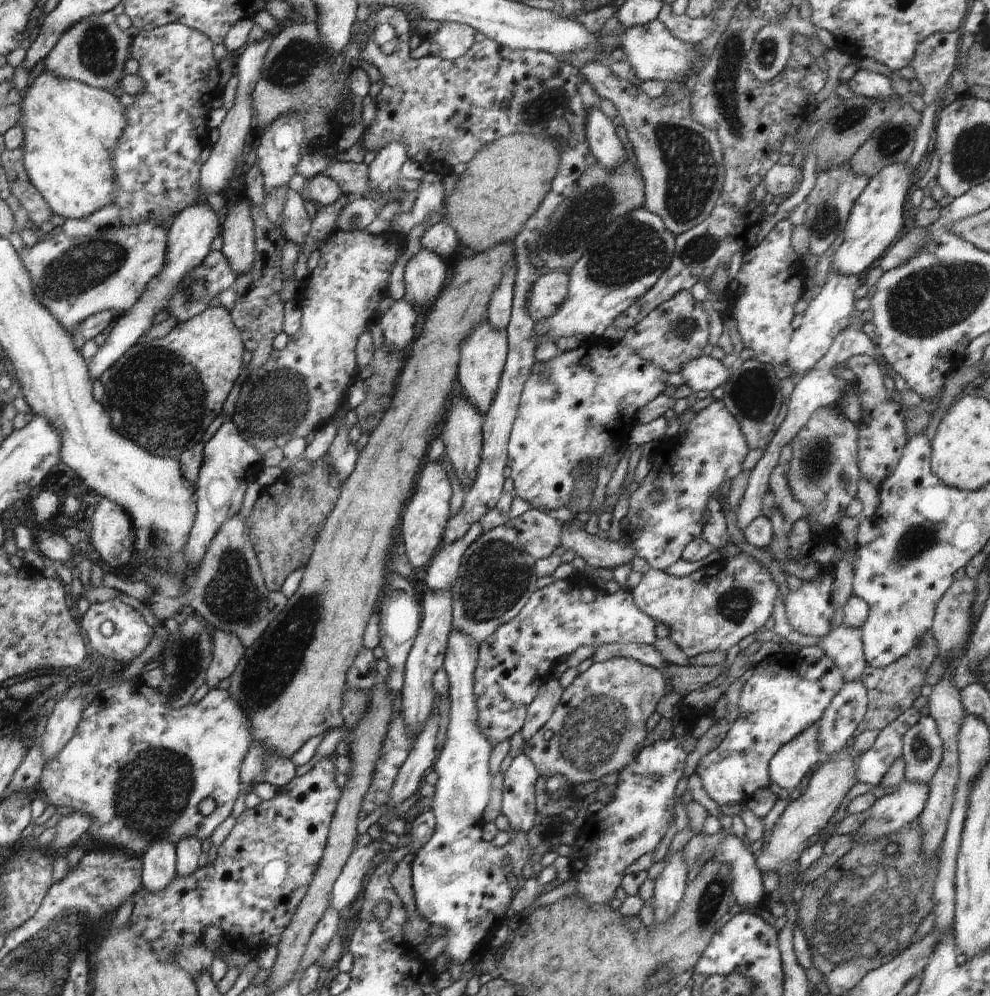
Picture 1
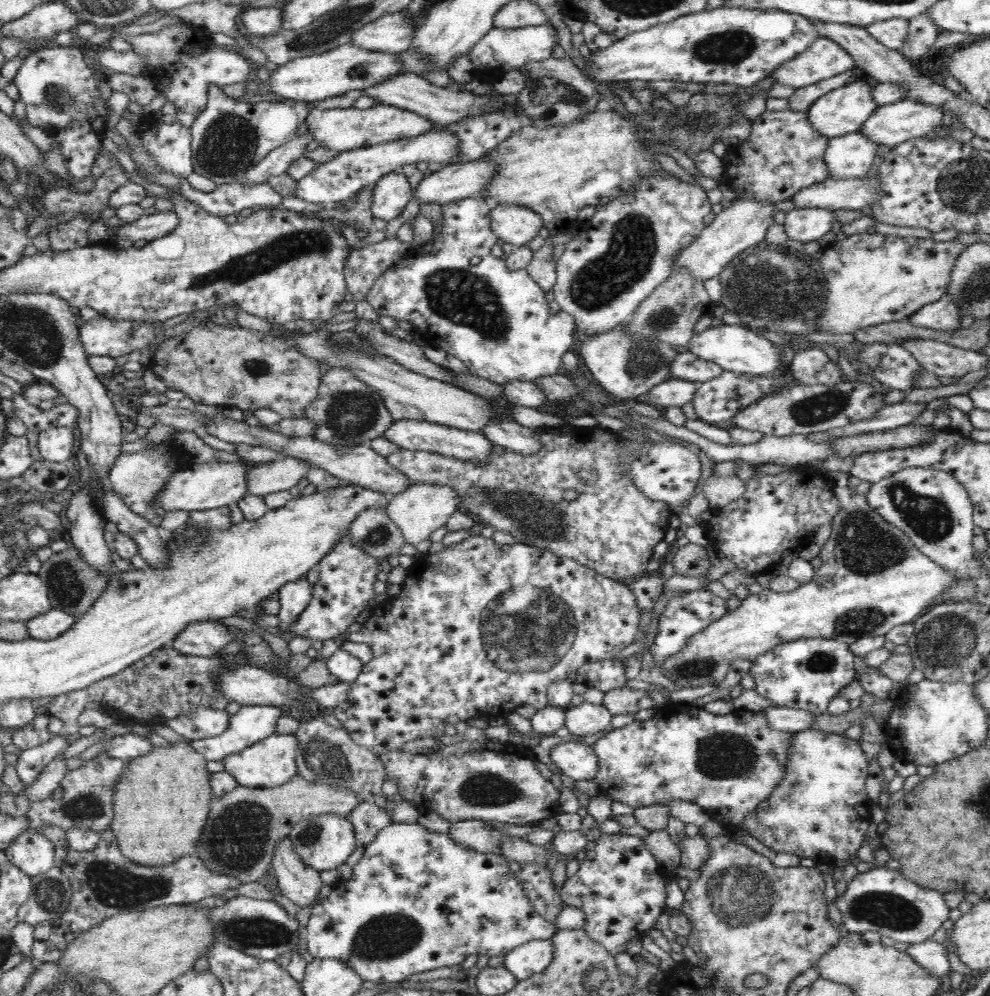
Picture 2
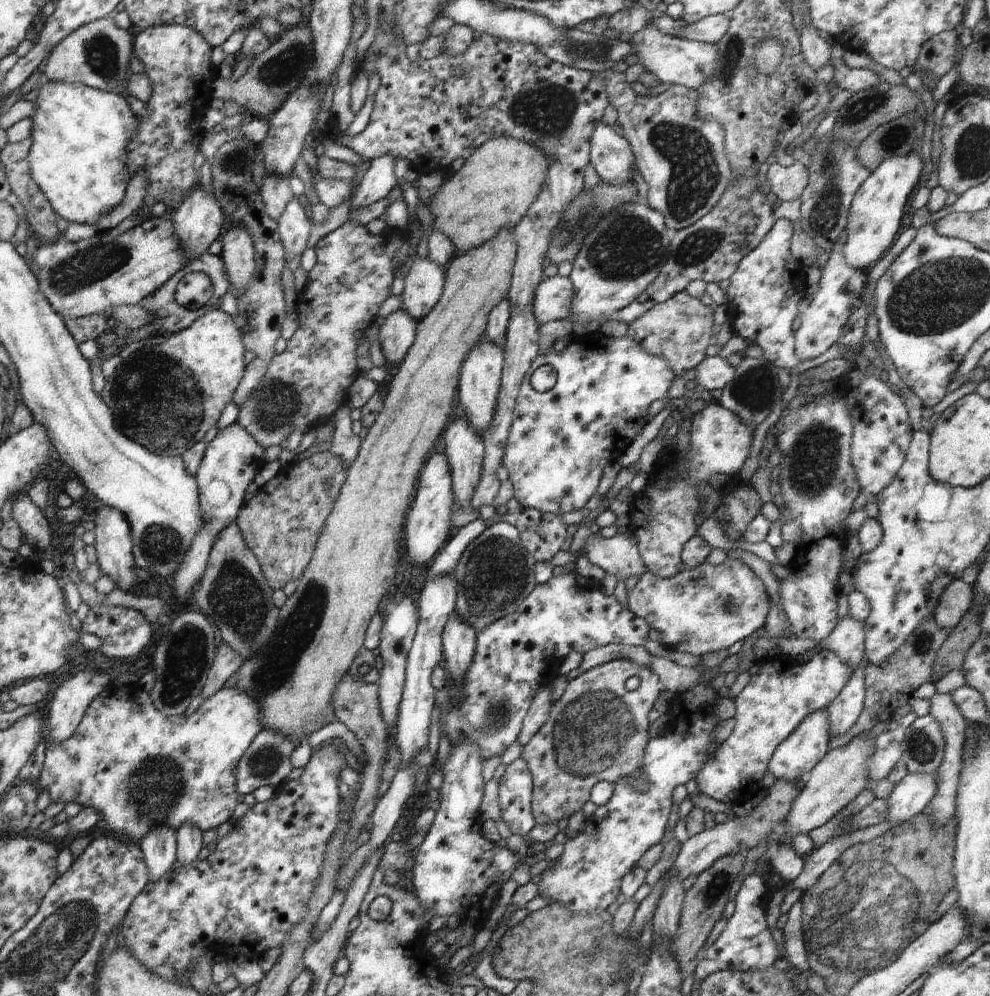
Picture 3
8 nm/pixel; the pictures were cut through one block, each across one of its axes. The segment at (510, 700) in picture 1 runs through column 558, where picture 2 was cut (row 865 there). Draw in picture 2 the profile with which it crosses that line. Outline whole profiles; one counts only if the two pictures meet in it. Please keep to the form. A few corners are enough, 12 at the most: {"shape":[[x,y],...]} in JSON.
{"shape":[[605,834],[561,888],[583,930],[626,952],[667,912],[667,872],[643,838]]}

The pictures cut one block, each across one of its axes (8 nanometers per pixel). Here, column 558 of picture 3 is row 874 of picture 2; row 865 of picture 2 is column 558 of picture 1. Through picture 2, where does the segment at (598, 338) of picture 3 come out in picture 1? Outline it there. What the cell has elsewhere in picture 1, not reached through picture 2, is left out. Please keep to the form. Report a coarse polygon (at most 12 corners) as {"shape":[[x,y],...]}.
{"shape":[[591,338],[534,362],[514,496],[567,508],[668,372]]}

